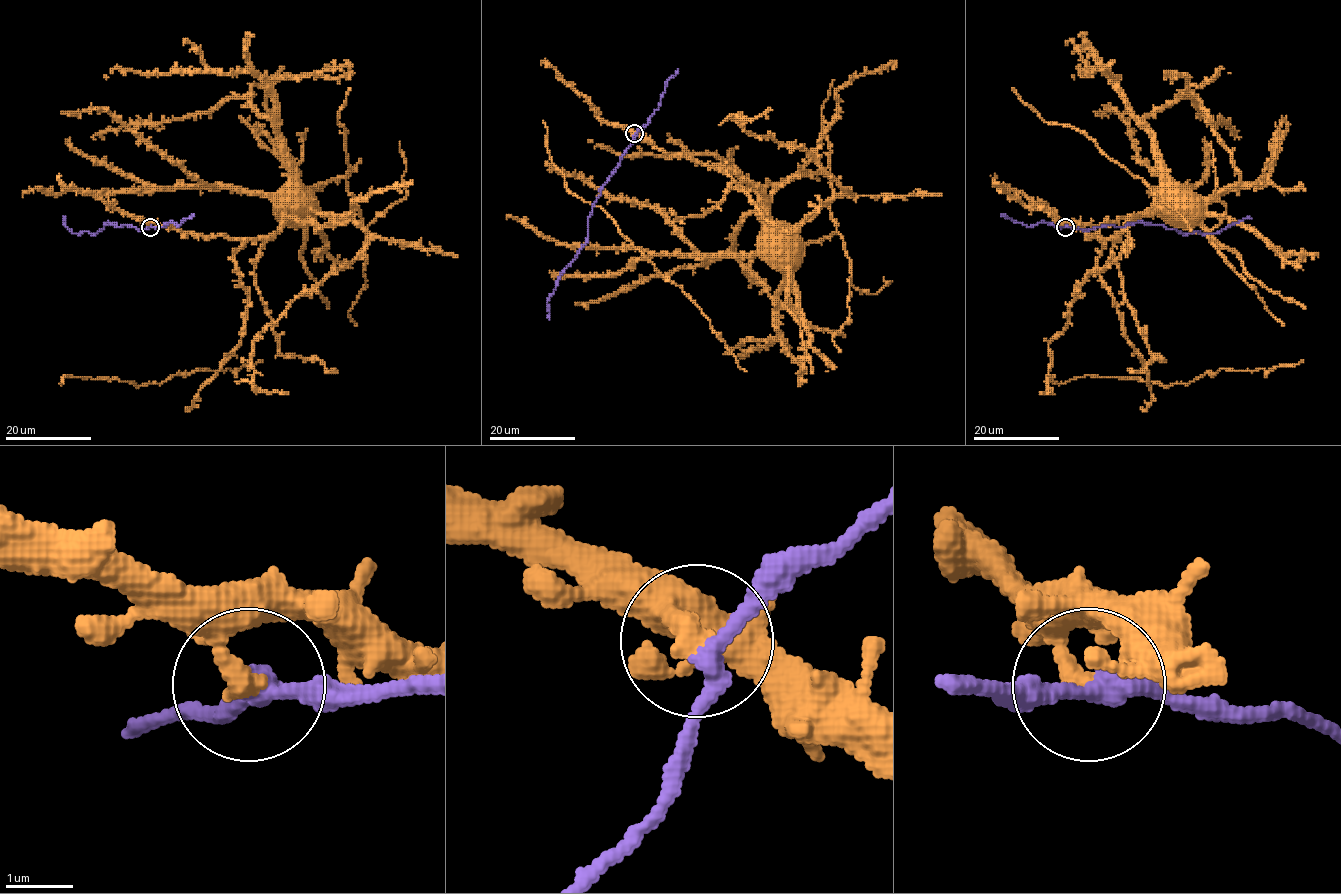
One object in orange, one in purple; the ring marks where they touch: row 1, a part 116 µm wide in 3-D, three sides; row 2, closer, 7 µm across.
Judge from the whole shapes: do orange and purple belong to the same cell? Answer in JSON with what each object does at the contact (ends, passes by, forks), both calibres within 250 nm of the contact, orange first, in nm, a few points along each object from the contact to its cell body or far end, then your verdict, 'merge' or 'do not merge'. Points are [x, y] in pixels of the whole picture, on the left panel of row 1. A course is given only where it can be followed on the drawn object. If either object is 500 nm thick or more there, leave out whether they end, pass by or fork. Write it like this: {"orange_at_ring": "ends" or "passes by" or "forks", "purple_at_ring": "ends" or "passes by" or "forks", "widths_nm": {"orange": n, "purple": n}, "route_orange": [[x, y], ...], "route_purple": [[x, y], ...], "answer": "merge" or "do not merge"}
{"orange_at_ring": "ends", "purple_at_ring": "passes by", "widths_nm": {"orange": 360, "purple": 260}, "route_orange": [[150, 226], [156, 222], [188, 233], [266, 238], [281, 225], [283, 209], [275, 208], [278, 206]], "route_purple": [[150, 226], [116, 227], [109, 222], [95, 235], [74, 234], [64, 224], [65, 219]], "answer": "do not merge"}

